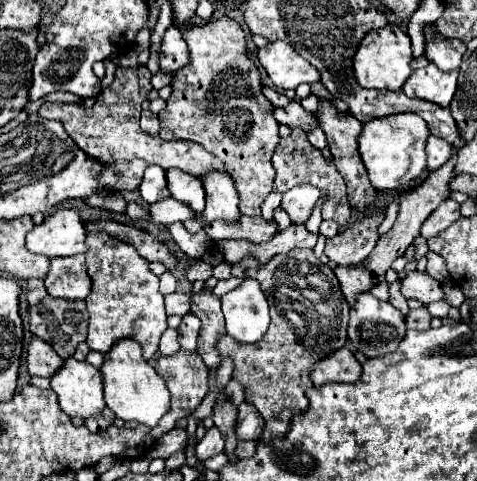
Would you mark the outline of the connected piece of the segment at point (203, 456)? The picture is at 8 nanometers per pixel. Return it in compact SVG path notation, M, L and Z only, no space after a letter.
M212 427L212 429L206 431L204 439L198 441L196 457L198 457L198 461L206 461L206 459L222 453L222 449L224 449L224 439L222 439L220 431L216 427Z

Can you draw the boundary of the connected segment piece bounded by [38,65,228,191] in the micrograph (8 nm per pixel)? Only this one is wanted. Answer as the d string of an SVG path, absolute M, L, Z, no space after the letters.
M142 65L132 69L118 67L114 73L114 81L110 83L110 87L100 91L92 109L72 103L44 103L38 113L46 119L62 121L66 133L76 141L82 151L86 151L90 157L98 157L98 161L102 163L108 163L100 181L114 191L134 191L140 185L146 167L150 165L160 165L162 169L178 167L200 179L204 179L212 171L228 173L226 165L218 157L208 153L202 145L194 141L164 141L140 129L138 121L142 101L148 99L148 91L152 91L150 77L150 71Z

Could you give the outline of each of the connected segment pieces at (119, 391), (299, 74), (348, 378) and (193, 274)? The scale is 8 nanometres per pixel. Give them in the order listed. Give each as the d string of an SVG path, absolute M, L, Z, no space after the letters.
M118 341L110 353L106 353L104 365L104 399L106 405L124 421L138 421L148 427L156 427L162 415L170 411L170 393L164 379L142 357L142 347L136 341Z
M274 41L258 49L258 59L276 87L296 89L300 83L320 81L320 73L286 41Z
M342 347L338 353L332 353L314 365L310 377L314 387L322 387L326 383L356 383L362 377L362 365L350 349Z
M198 259L198 261L188 269L188 273L186 273L186 277L188 277L190 281L208 281L210 275L212 275L212 267L210 267L208 263L200 261L200 259Z

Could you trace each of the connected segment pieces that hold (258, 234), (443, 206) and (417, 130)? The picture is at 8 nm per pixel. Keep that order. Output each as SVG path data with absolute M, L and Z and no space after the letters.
M242 215L238 225L226 225L226 221L214 221L204 229L212 239L248 239L252 243L266 243L278 235L278 225L264 217Z
M454 199L442 201L438 205L438 209L434 213L430 213L430 217L424 221L424 225L422 225L422 237L430 239L430 237L438 235L448 225L452 225L458 217L460 217L460 205Z
M400 113L382 119L364 123L364 129L358 137L358 151L366 165L370 183L380 191L390 191L406 187L408 183L420 179L426 171L426 139L430 131L422 117L414 113Z

